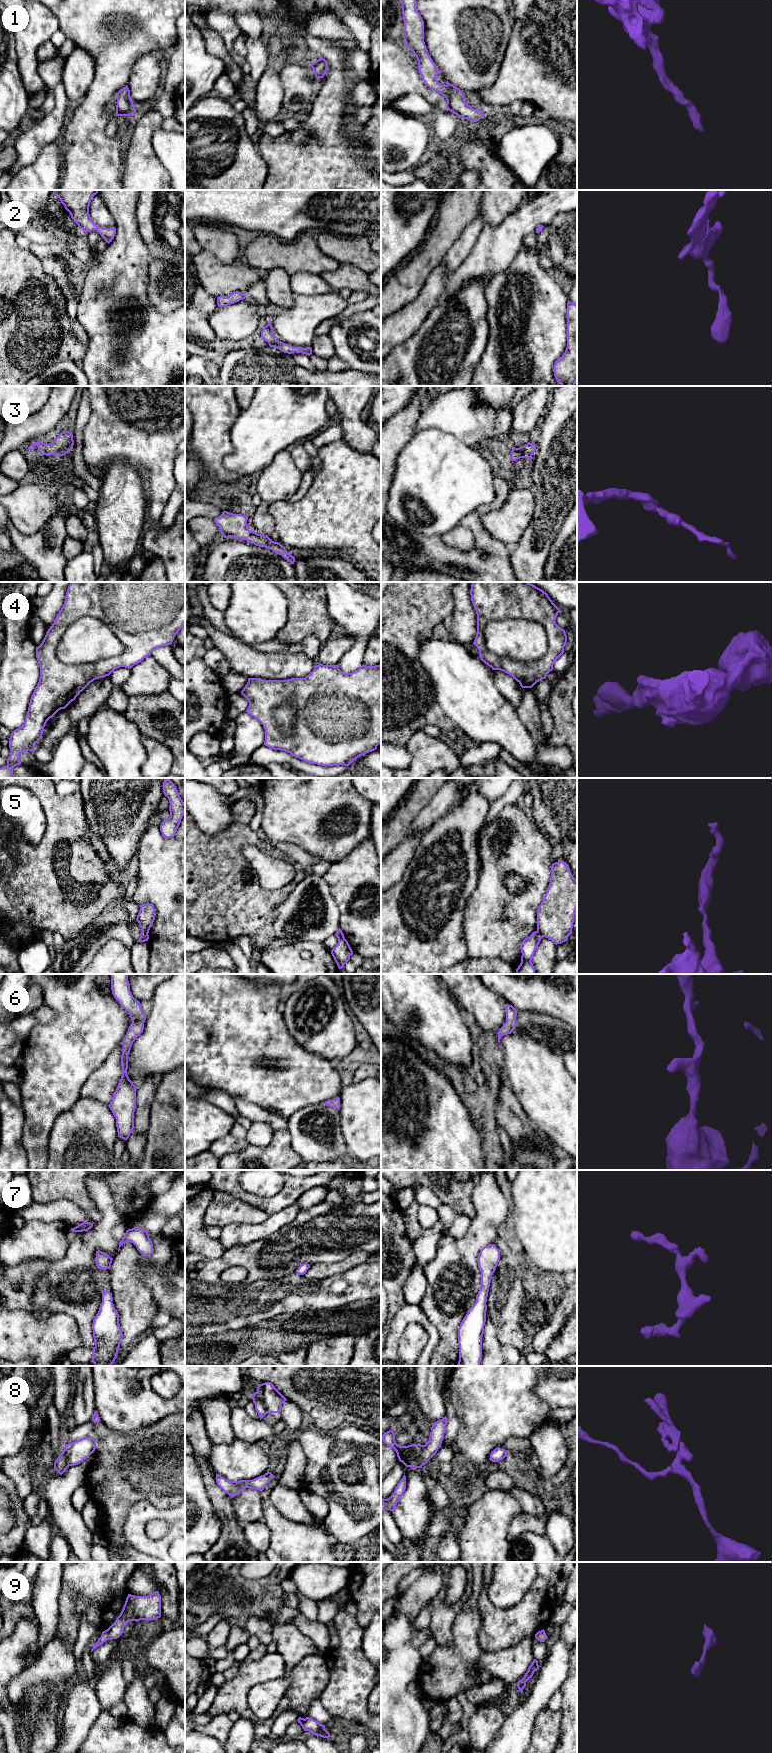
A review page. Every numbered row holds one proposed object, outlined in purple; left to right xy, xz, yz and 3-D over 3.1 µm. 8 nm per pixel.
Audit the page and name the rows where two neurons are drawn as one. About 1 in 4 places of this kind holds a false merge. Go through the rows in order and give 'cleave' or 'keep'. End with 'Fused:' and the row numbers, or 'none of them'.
1: keep
2: keep
3: keep
4: cleave
5: cleave
6: keep
7: keep
8: cleave
9: keep
Fused: 4, 5, 8

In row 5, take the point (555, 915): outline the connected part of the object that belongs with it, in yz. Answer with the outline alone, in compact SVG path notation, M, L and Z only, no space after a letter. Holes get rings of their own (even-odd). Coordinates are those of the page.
M558 861L551 866L551 880L537 909L537 930L556 945L568 940L577 910L577 880L569 865Z

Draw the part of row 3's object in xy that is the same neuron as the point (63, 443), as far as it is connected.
M69 431L60 433L51 444L45 444L41 441L35 442L28 447L33 452L34 447L38 447L38 453L51 456L53 454L63 456L73 449L73 434Z

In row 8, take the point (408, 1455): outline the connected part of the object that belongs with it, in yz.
M389 1430L382 1435L383 1442L393 1448L400 1462L402 1462L406 1467L413 1467L417 1460L418 1454L420 1452L421 1444L411 1444L408 1446L400 1446L395 1441L395 1434L393 1430Z

